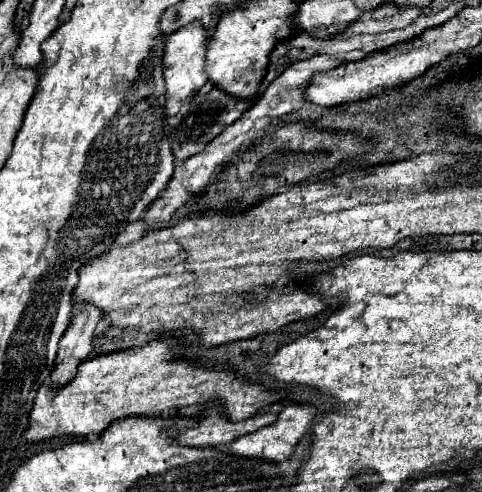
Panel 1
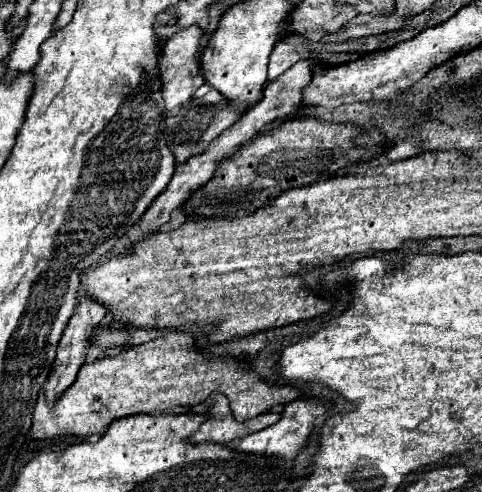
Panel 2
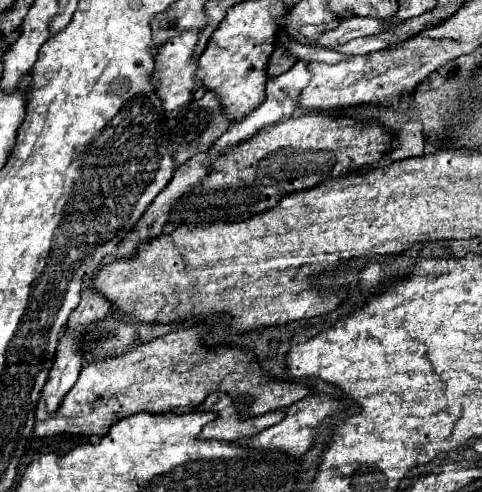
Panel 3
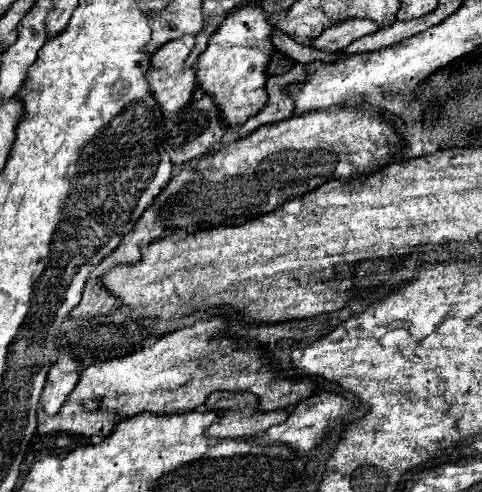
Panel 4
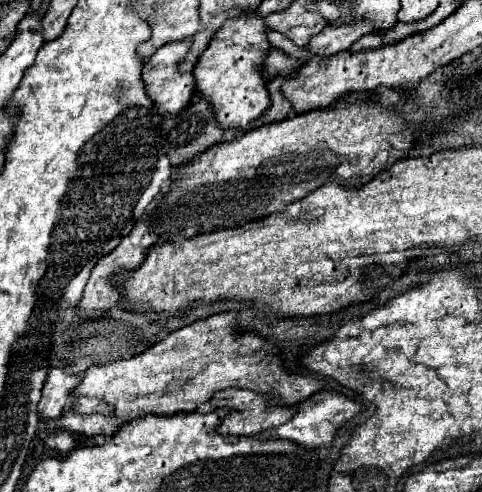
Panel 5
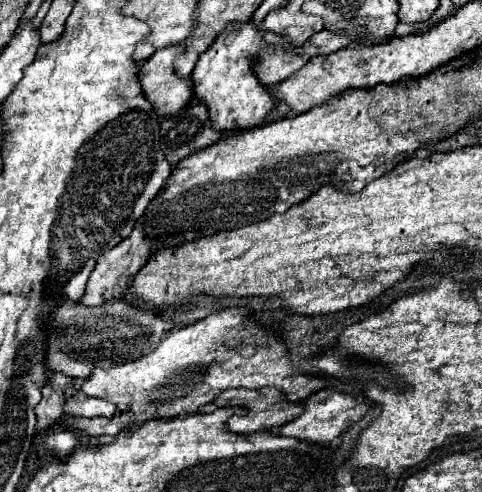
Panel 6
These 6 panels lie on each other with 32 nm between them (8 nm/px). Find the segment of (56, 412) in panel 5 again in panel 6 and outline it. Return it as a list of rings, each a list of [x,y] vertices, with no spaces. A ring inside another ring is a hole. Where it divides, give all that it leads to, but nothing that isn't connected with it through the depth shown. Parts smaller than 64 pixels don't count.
[[[52,372],[46,386],[42,388],[42,400],[36,406],[38,416],[38,430],[44,430],[56,424],[64,416],[64,402],[66,402],[66,388],[74,386],[74,378],[64,376],[60,372]]]

